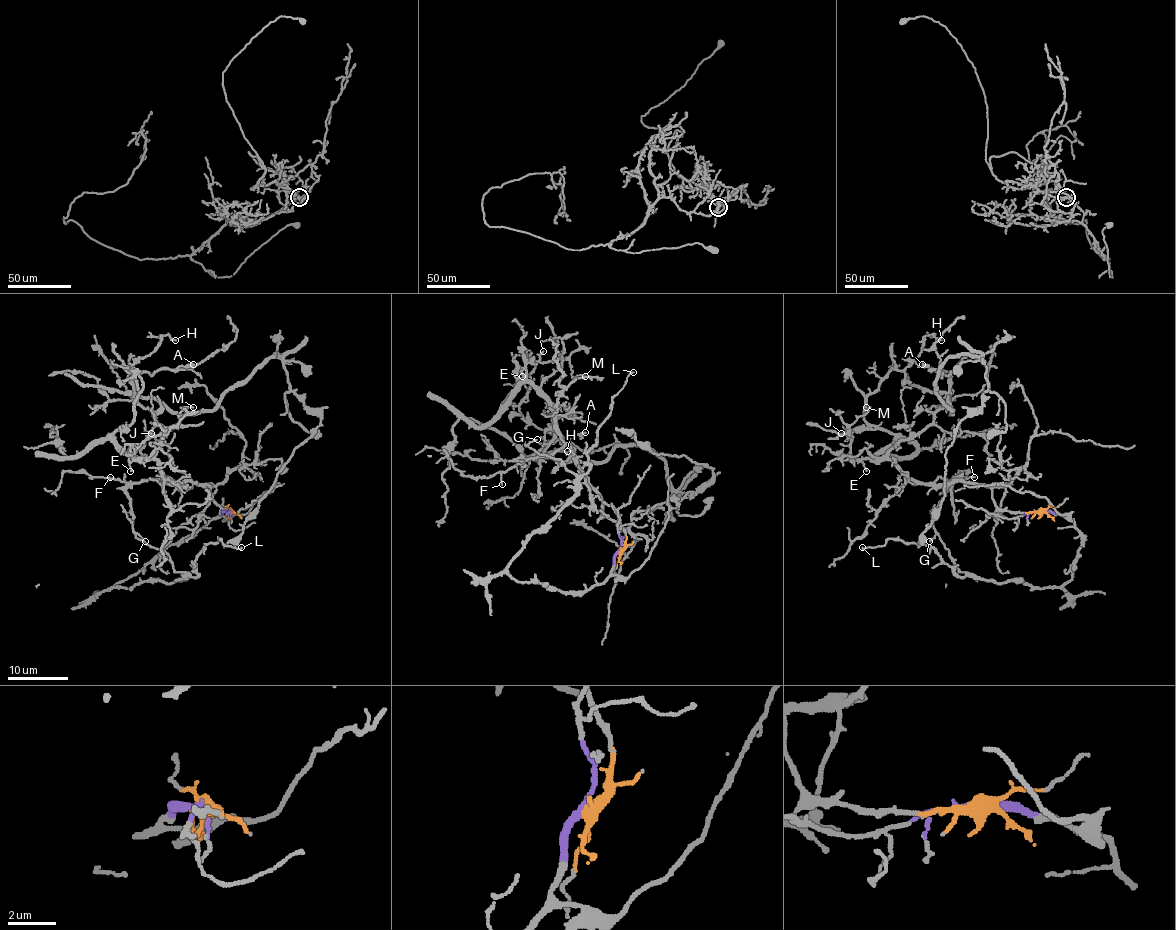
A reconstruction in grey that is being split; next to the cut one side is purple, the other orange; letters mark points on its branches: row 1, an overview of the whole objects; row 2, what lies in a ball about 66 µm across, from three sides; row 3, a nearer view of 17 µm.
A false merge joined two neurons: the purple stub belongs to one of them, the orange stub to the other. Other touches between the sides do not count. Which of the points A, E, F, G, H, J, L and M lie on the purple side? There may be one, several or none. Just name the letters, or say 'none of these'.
G, L

